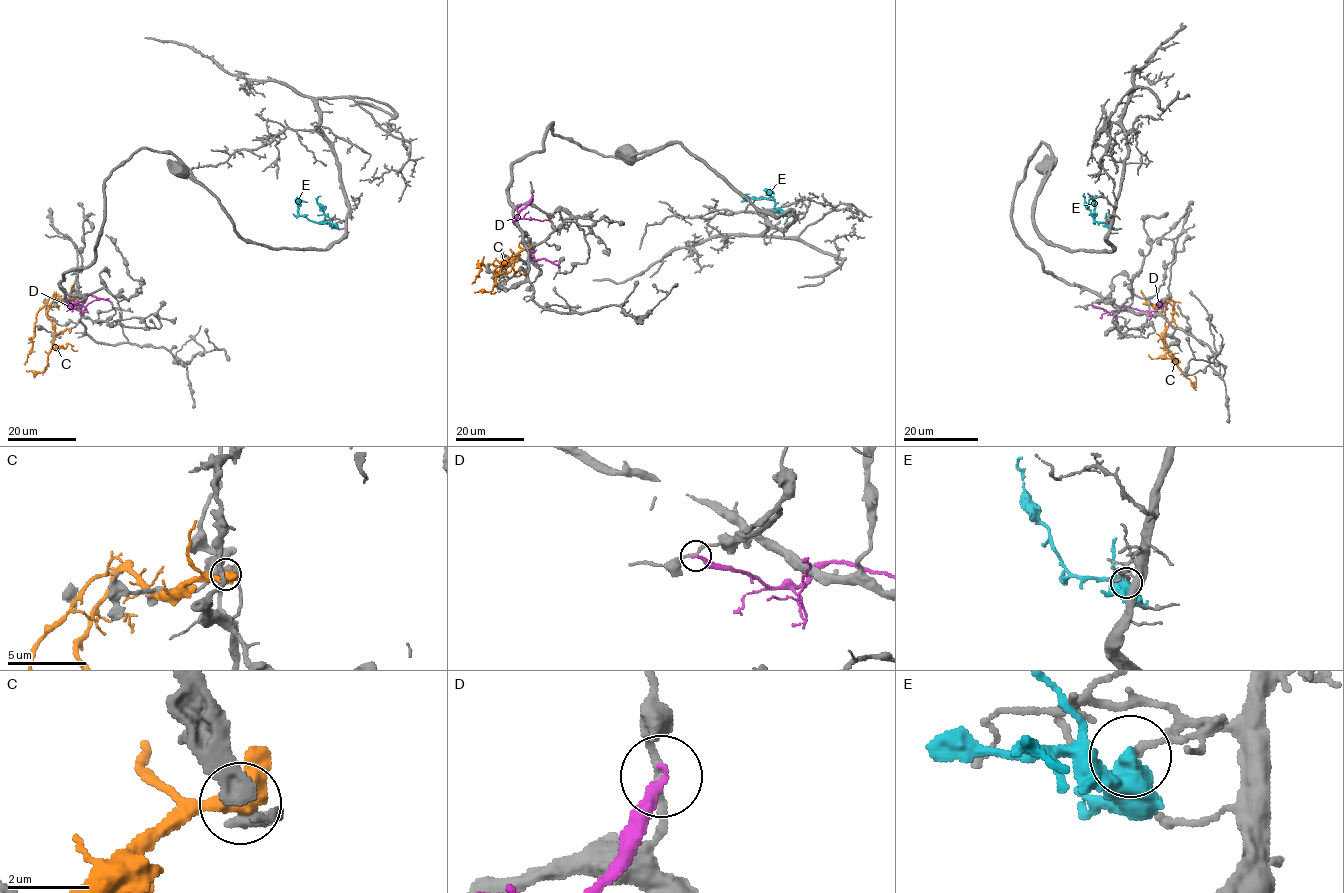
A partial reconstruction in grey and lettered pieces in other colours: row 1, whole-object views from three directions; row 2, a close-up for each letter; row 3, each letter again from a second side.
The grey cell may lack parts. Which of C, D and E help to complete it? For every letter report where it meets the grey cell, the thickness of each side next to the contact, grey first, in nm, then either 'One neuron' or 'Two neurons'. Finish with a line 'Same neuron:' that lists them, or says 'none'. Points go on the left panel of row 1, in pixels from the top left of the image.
C: Touches grey at (79, 297). Thickness 440 nm (grey) against 500 nm. Two neurons
D: Touches grey at (84, 298). Thickness 180 nm (grey) against 240 nm. Two neurons
E: Touches grey at (335, 223). Thickness 150 nm (grey) against 550 nm. Two neurons
Same neuron: none

